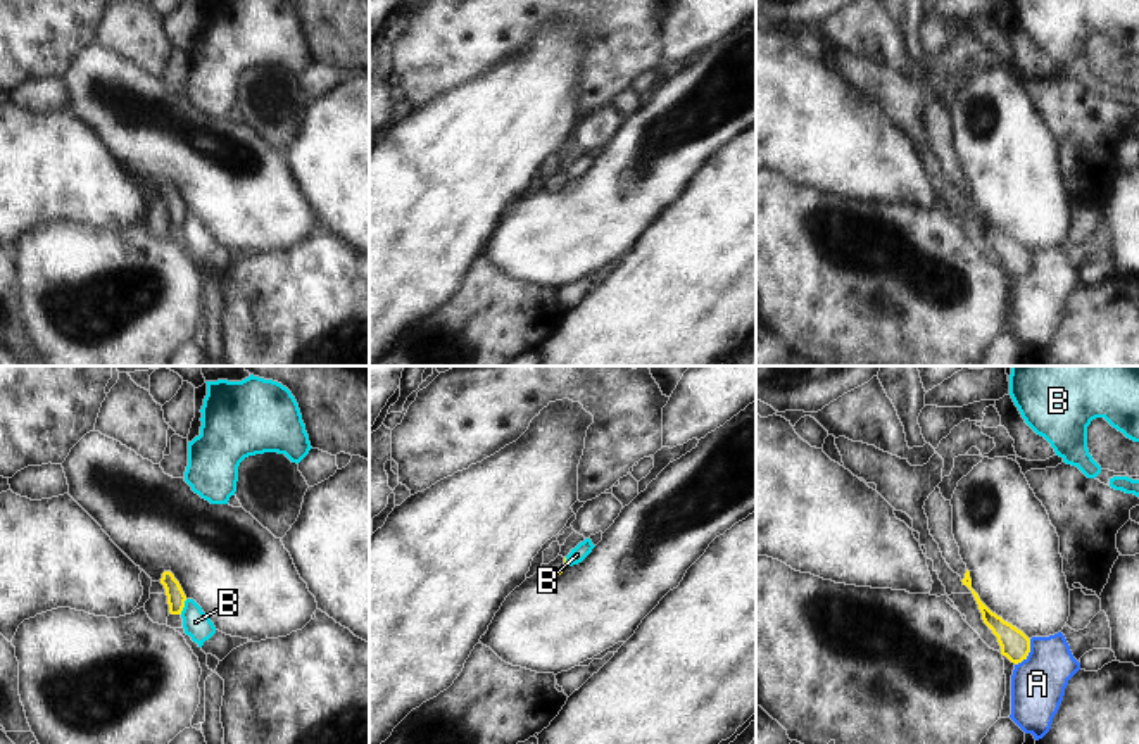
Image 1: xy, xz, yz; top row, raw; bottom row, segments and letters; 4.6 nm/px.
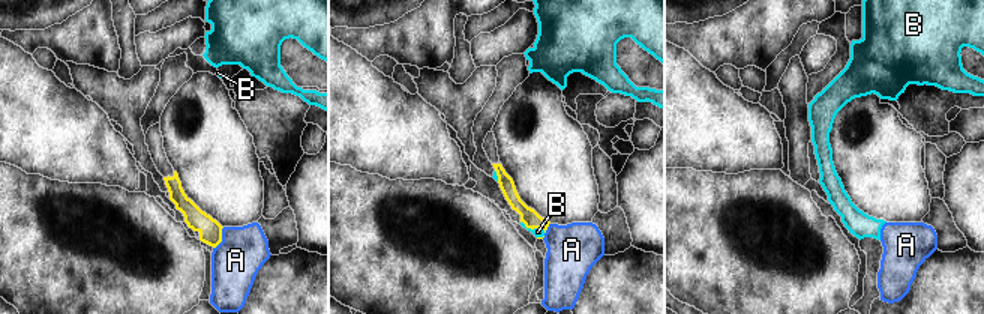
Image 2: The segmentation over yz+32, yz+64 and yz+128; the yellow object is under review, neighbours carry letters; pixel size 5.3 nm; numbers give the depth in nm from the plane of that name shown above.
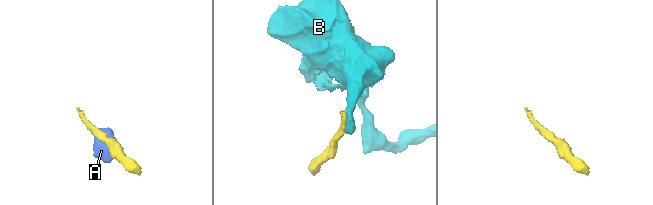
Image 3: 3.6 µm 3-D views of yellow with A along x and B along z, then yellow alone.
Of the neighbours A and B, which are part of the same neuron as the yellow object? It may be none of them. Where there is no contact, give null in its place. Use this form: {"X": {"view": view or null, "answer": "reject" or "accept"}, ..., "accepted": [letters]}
{"A": {"view": "yz", "answer": "reject"}, "B": {"view": "xy", "answer": "reject"}, "accepted": []}

